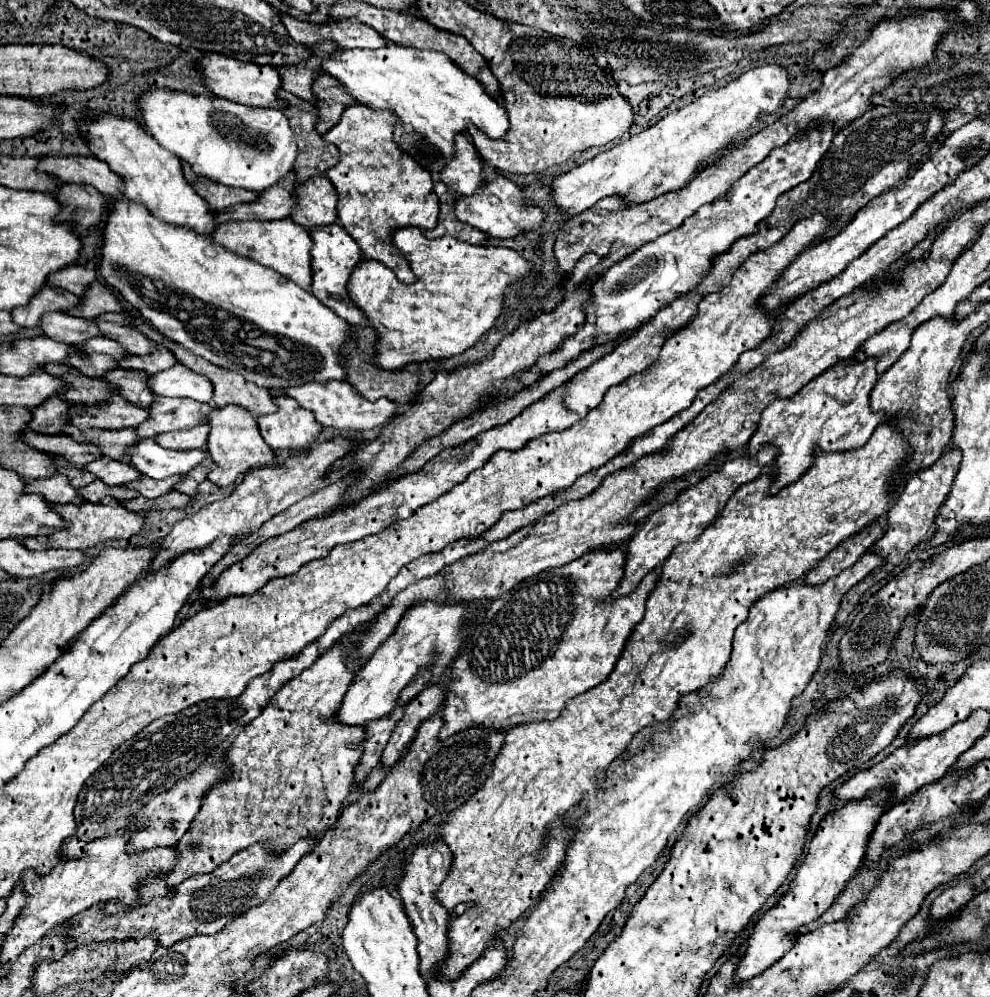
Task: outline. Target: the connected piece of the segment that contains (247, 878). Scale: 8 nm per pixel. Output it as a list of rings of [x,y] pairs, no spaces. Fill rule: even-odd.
[[[300,841],[284,855],[270,855],[262,845],[252,845],[236,853],[230,861],[222,863],[208,875],[194,875],[176,887],[176,893],[166,897],[154,897],[148,905],[130,909],[126,913],[106,915],[104,907],[90,907],[80,915],[68,919],[68,937],[76,945],[88,945],[92,941],[122,941],[144,939],[156,935],[160,947],[172,947],[174,943],[192,935],[212,935],[224,929],[232,919],[244,915],[250,907],[264,903],[264,899],[276,889],[276,885],[292,871],[292,867],[308,853],[312,841]]]

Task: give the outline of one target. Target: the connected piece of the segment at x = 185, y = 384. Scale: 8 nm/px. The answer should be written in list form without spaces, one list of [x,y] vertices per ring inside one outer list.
[[[174,365],[148,377],[148,387],[164,397],[188,397],[200,403],[212,401],[212,383],[184,365]]]

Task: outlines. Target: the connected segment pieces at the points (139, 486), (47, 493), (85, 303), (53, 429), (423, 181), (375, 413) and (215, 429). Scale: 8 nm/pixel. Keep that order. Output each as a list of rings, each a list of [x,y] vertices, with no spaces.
[[[176,475],[176,477],[168,477],[168,479],[162,479],[162,481],[148,479],[148,477],[140,477],[140,479],[136,479],[136,481],[126,483],[124,487],[138,491],[138,493],[140,493],[142,497],[146,497],[146,499],[156,499],[156,497],[162,497],[162,495],[166,495],[168,491],[172,491],[172,485],[178,483],[180,479],[182,479],[180,475]]]
[[[54,473],[46,479],[34,479],[28,481],[24,487],[24,493],[36,493],[52,505],[60,503],[84,503],[84,499],[78,495],[78,491],[68,483],[68,479],[60,473]]]
[[[94,281],[88,285],[84,297],[80,297],[80,305],[76,307],[76,311],[72,309],[68,313],[70,315],[76,313],[76,317],[82,317],[82,319],[96,319],[98,315],[108,311],[120,313],[124,311],[124,305],[116,299],[114,291],[110,291],[102,281]]]
[[[54,397],[46,399],[42,407],[32,409],[32,419],[28,423],[28,429],[36,433],[48,433],[48,435],[58,435],[62,425],[68,421],[68,407],[70,403]]]
[[[362,103],[346,107],[340,121],[324,135],[324,141],[334,143],[340,151],[340,161],[328,169],[326,177],[338,191],[338,221],[358,243],[362,255],[392,269],[400,281],[412,283],[416,275],[398,247],[392,245],[392,231],[404,225],[422,231],[434,229],[438,223],[438,197],[430,173],[394,143],[394,121],[396,115],[374,111]]]
[[[328,381],[328,383],[304,383],[300,387],[288,387],[284,393],[292,399],[298,401],[300,407],[308,409],[314,413],[316,421],[322,423],[322,427],[336,427],[336,429],[374,429],[384,425],[390,417],[396,413],[396,403],[388,399],[378,399],[378,401],[368,401],[362,395],[358,395],[346,381]]]
[[[228,405],[228,407],[216,407],[212,415],[206,419],[210,423],[210,433],[208,433],[208,453],[214,461],[214,469],[208,473],[208,479],[216,483],[218,487],[228,487],[236,481],[240,473],[246,473],[254,467],[264,467],[274,463],[274,453],[262,439],[256,419],[242,407],[238,405]]]

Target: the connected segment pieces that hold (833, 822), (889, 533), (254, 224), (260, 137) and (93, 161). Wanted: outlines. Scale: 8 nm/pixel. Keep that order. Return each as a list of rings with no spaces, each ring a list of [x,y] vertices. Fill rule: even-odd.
[[[872,791],[872,795],[860,801],[848,801],[844,807],[840,807],[840,811],[832,811],[820,821],[820,827],[808,845],[808,855],[796,871],[796,877],[792,879],[788,891],[780,897],[774,909],[768,909],[754,925],[746,955],[740,957],[734,975],[736,981],[748,981],[774,965],[784,955],[784,951],[792,947],[794,929],[812,923],[834,903],[844,885],[860,869],[860,859],[864,859],[864,847],[868,845],[868,835],[872,835],[876,819],[880,819],[880,815],[884,815],[884,809],[890,807],[888,799],[892,799],[888,791]]]
[[[948,449],[934,465],[910,475],[904,491],[898,495],[898,499],[894,501],[894,505],[888,511],[886,535],[878,543],[872,545],[872,547],[882,547],[886,563],[898,563],[902,559],[902,555],[908,553],[908,549],[914,549],[918,543],[928,539],[930,529],[934,525],[934,515],[940,509],[940,505],[946,501],[946,497],[952,489],[960,459],[962,459],[962,455],[958,449]],[[886,549],[888,549],[888,553],[886,553]]]
[[[280,219],[280,221],[228,221],[224,225],[218,225],[212,231],[212,239],[224,245],[228,251],[254,259],[286,279],[294,281],[298,287],[308,289],[310,287],[310,249],[312,239],[308,237],[308,231],[300,225],[296,225],[292,219]]]
[[[152,87],[140,97],[140,113],[144,115],[146,129],[156,137],[156,141],[164,149],[172,151],[182,161],[188,161],[196,175],[216,179],[216,183],[228,187],[240,187],[260,193],[270,185],[278,183],[288,171],[292,171],[294,159],[298,155],[288,119],[278,109],[246,107],[228,99],[208,99],[208,97],[196,97],[192,93]]]
[[[40,157],[36,171],[48,173],[62,183],[92,185],[106,197],[118,197],[122,193],[122,179],[110,171],[110,167],[96,157]]]

